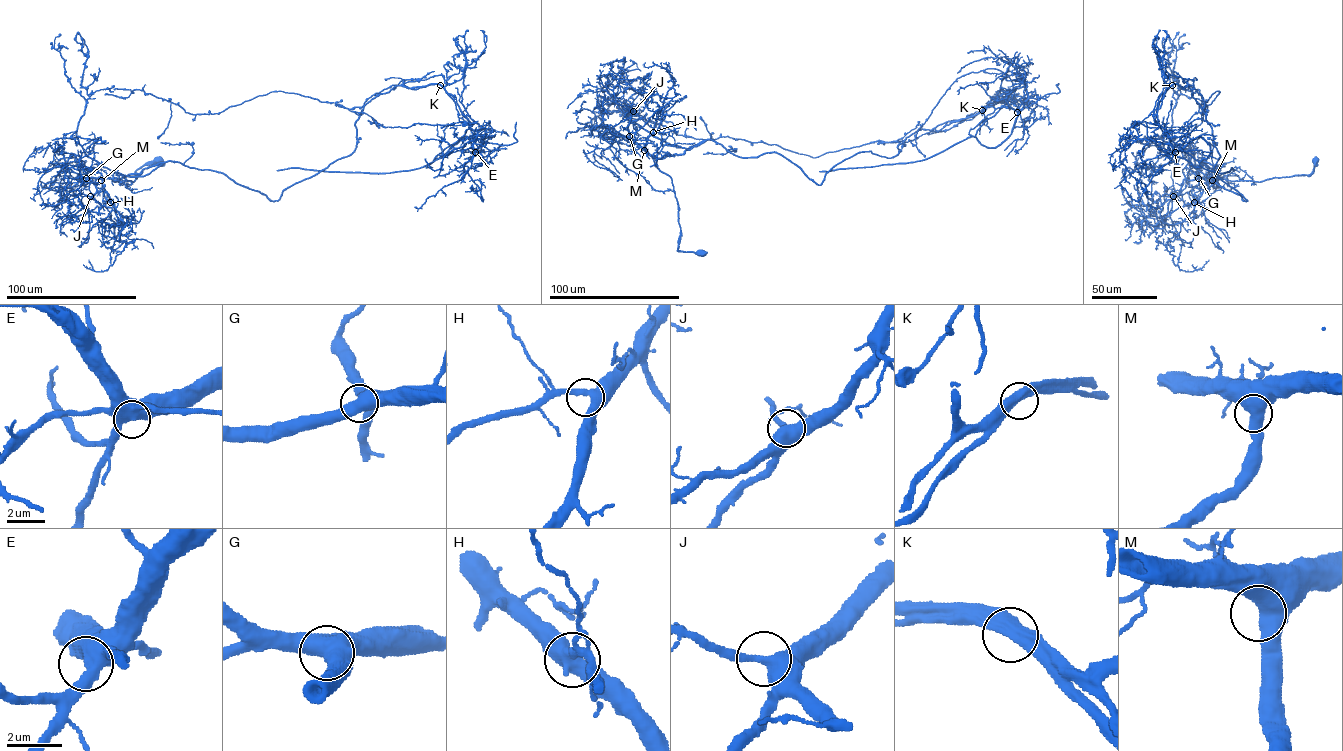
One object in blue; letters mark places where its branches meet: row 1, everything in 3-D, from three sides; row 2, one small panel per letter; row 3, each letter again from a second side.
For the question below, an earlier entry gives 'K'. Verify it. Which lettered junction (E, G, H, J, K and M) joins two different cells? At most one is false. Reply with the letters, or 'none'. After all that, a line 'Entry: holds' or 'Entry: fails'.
K
Entry: holds

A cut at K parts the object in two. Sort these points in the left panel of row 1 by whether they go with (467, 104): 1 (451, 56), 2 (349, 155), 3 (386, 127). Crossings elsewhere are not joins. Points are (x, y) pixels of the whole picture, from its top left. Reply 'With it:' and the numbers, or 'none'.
With it: 1, 3

